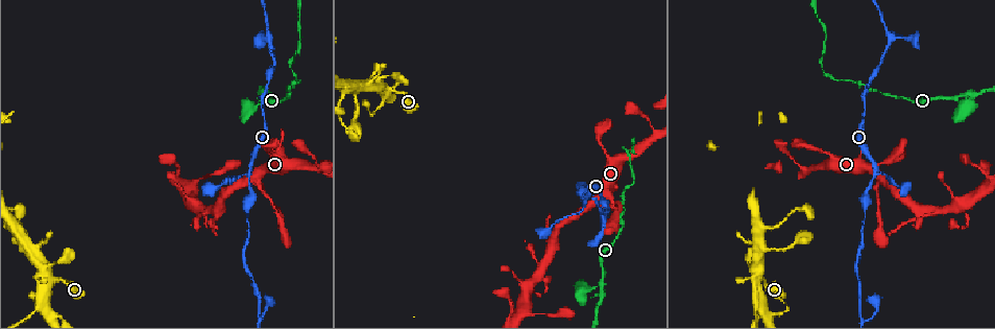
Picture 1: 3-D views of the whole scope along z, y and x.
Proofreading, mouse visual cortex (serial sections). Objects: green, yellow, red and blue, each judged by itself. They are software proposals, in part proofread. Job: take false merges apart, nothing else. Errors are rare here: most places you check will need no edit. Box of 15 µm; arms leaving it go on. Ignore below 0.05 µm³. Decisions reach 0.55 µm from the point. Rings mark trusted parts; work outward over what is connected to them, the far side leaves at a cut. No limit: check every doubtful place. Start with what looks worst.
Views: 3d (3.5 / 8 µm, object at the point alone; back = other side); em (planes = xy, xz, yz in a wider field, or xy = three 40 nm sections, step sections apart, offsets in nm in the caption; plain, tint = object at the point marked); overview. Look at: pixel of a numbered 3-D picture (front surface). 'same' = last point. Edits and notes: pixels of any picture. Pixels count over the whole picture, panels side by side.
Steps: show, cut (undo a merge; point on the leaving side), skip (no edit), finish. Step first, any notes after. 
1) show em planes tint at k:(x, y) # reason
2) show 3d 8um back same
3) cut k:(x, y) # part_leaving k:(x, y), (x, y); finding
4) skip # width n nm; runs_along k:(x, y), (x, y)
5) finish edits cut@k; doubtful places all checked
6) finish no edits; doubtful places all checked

show em xy step 2 tint at 1:(954, 98) # two arms in line, one across

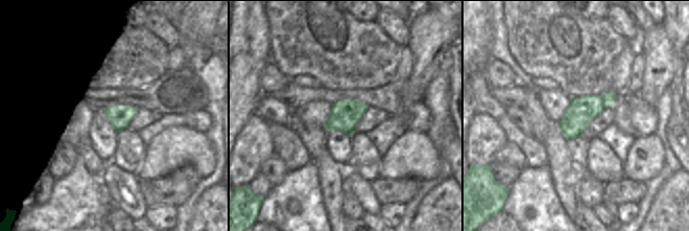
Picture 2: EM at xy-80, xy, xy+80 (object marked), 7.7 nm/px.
show 3d 3.5um same # wider look

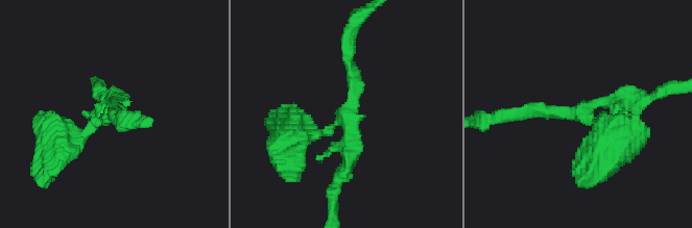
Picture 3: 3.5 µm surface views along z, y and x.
skip # runs_along 3:(515, 114), (579, 109), (603, 135); continuous, no second cell

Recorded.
show 3d 8um at 1:(248, 171) # three arms meet

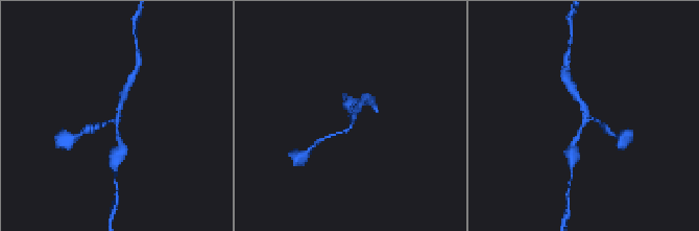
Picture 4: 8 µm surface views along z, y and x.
show em xy step 3 tint at 4:(353, 120) # now the EM

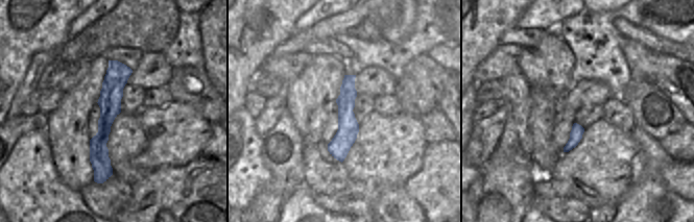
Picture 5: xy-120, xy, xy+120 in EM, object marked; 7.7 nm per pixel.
skip # arms 3; runs_along 5:(115, 63), (100, 139), (100, 180); all the same cell

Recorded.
show 3d 3.5um at 1:(258, 304) # abrupt turn

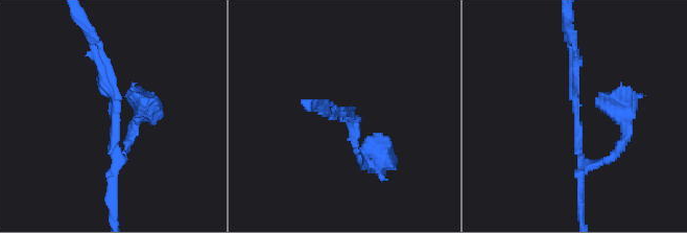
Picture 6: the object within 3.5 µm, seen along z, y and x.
show em xy step 3 tint at 6:(349, 114)

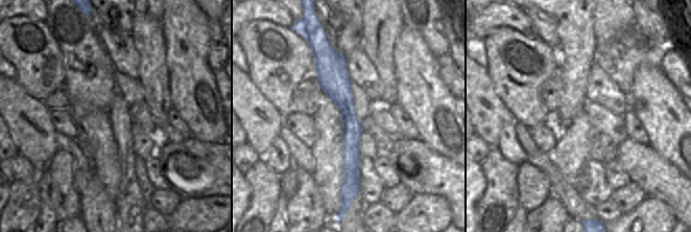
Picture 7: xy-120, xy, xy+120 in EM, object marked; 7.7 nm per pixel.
skip # arm_widths 150, 150 nm; runs_along 7:(328, 50), (351, 123), (356, 185); continuous, no second cell

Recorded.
finish no edits; doubtful places all checked

